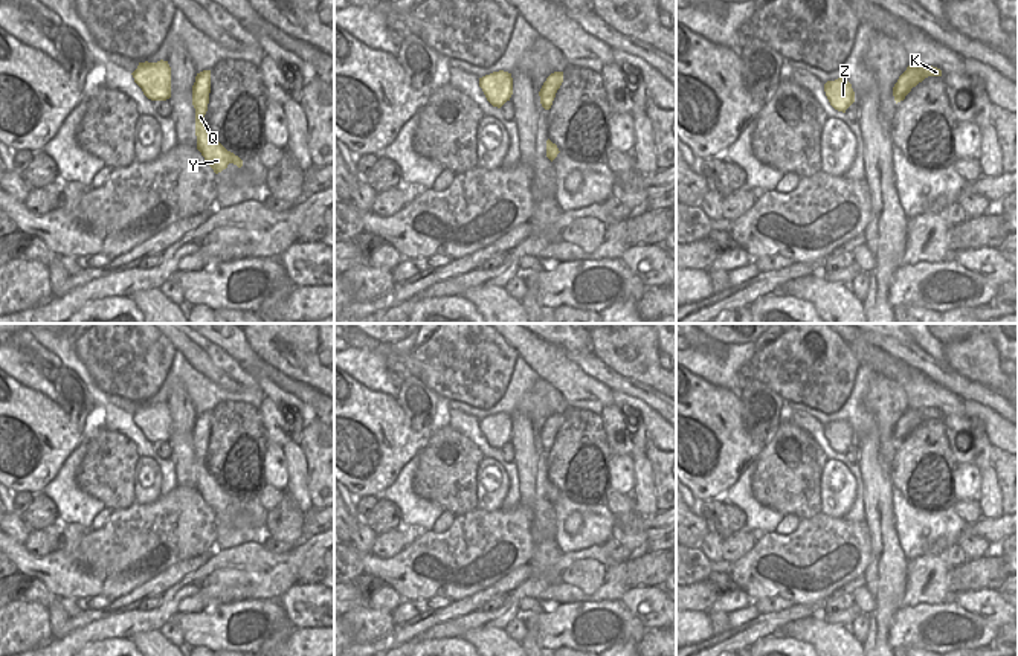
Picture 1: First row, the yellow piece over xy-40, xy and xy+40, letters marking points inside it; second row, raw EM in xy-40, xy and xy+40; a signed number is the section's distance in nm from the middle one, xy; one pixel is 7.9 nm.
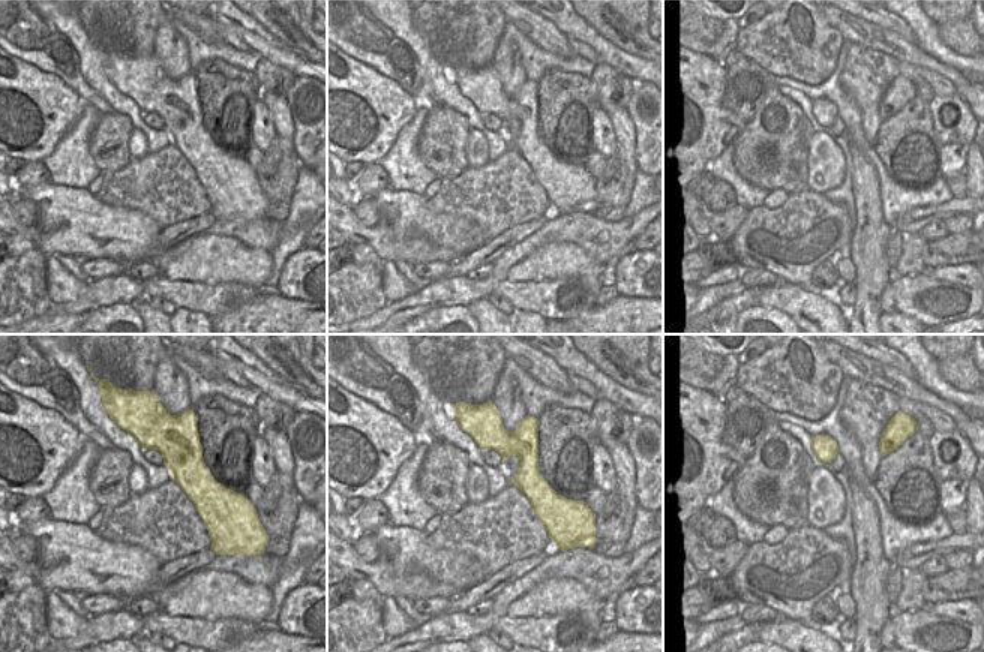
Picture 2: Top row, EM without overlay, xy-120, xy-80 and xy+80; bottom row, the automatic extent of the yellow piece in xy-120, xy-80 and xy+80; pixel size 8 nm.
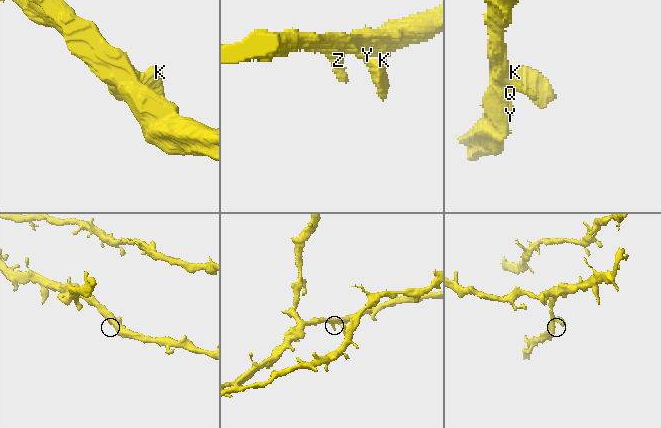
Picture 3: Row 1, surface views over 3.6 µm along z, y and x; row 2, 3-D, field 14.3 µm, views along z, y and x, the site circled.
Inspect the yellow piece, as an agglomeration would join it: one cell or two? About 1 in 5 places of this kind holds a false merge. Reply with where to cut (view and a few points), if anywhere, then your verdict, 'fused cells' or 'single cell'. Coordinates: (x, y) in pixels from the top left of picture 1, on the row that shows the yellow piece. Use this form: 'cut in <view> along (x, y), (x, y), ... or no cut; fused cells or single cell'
no cut; single cell

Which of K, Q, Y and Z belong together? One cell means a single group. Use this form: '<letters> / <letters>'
K Q Y Z

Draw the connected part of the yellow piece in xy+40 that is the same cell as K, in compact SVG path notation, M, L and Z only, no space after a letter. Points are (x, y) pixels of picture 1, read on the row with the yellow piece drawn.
M908 66L893 87L896 104L904 101L911 88L928 76L942 76L942 70L933 66Z

